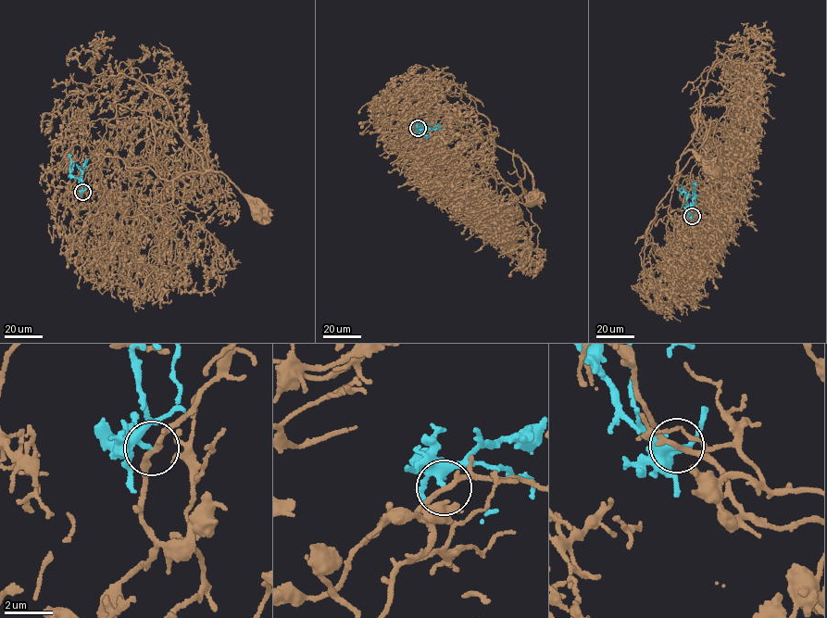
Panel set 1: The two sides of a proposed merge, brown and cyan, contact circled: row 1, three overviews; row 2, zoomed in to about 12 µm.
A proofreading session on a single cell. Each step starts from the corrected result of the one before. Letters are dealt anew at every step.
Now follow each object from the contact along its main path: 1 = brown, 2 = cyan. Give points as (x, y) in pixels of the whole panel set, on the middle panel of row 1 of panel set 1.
1: (418, 128), (453, 126), (483, 145), (493, 143), (517, 155), (532, 173), (538, 197), (533, 198)
2: (418, 128), (424, 124), (422, 129), (418, 129), (426, 138)

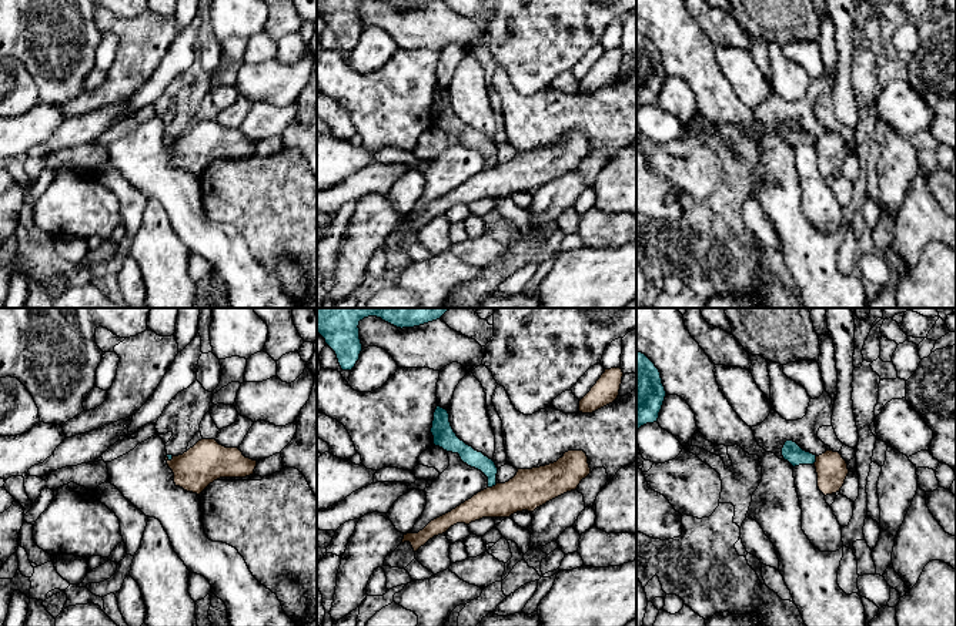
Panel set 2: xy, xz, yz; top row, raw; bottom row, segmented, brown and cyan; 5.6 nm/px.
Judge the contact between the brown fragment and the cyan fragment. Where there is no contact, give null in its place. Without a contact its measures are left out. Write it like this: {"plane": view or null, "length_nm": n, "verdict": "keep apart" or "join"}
{"plane": "xz", "length_nm": 60, "verdict": "keep apart"}

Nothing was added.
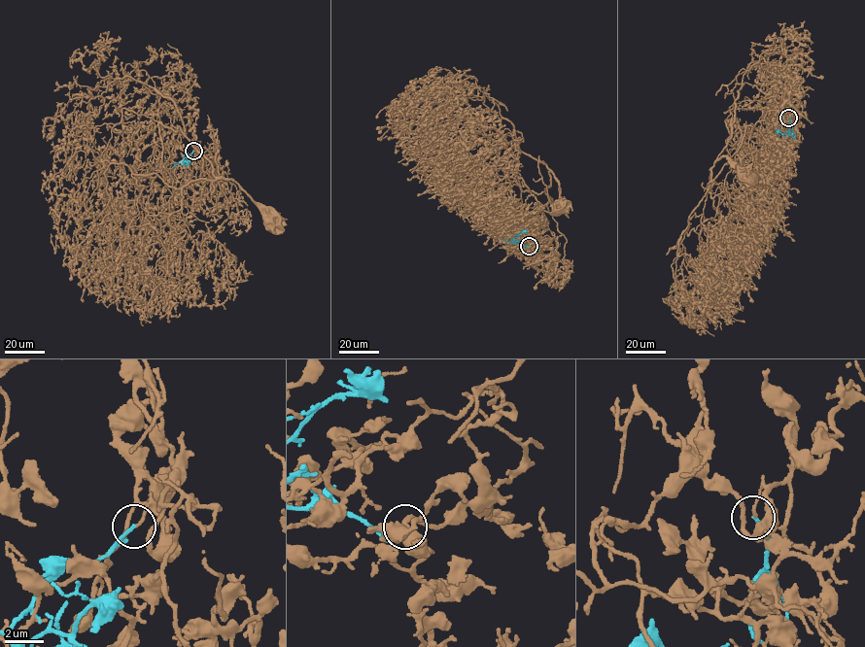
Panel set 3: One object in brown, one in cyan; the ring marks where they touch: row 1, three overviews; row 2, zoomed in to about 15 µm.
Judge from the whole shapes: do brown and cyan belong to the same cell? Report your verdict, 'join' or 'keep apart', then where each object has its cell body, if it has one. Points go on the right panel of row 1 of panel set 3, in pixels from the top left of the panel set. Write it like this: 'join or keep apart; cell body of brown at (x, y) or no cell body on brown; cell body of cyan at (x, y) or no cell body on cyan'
keep apart; cell body of brown at (746, 174); no cell body on cyan

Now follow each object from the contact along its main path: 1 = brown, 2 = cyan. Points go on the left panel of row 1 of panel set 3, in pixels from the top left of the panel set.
1: (193, 151), (217, 153), (212, 193), (214, 181), (231, 180), (269, 218)
2: (193, 151), (186, 155), (181, 162), (190, 159), (190, 162)

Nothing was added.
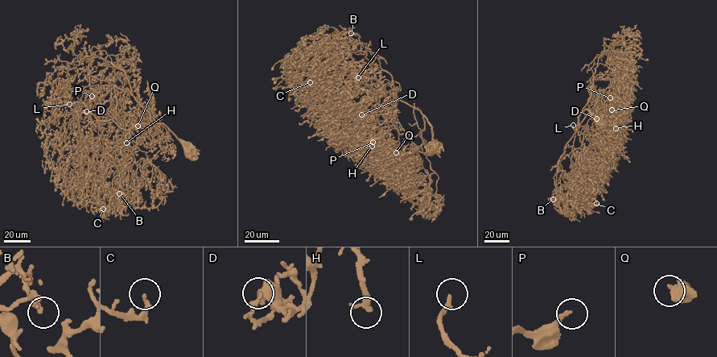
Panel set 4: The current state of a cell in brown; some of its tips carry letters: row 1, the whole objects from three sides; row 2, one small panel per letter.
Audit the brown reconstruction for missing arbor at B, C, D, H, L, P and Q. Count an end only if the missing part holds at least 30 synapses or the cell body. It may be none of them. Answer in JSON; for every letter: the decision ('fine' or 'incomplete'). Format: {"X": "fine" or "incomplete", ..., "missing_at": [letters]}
{"B": "fine", "C": "fine", "D": "fine", "H": "incomplete", "L": "fine", "P": "incomplete", "Q": "fine", "missing_at": ["H", "P"]}

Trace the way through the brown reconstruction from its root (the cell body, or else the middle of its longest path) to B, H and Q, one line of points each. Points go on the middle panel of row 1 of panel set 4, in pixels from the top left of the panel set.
B: (432, 147), (426, 117), (396, 97), (390, 74), (366, 43), (327, 41), (351, 33)
H: (432, 147), (437, 145), (424, 117), (420, 134), (400, 134), (389, 126), (381, 131), (384, 138), (372, 146)
Q: (432, 147), (437, 145), (431, 125), (414, 108), (428, 153), (411, 143), (404, 153), (396, 152)

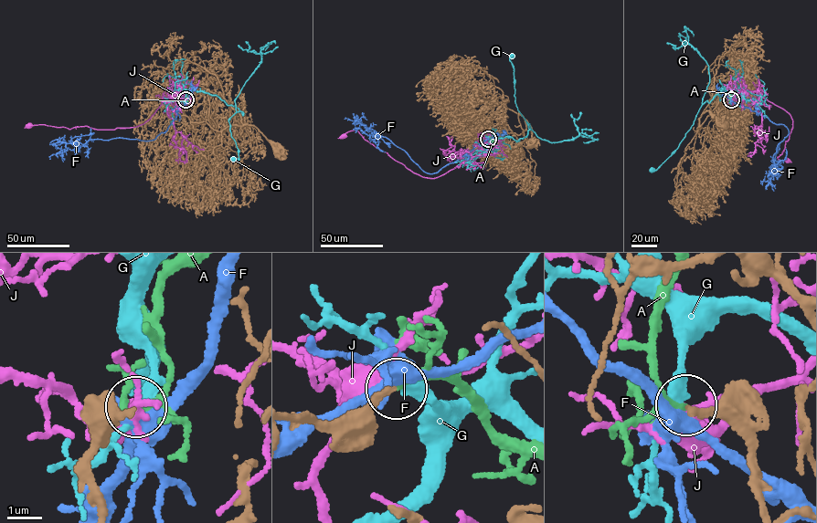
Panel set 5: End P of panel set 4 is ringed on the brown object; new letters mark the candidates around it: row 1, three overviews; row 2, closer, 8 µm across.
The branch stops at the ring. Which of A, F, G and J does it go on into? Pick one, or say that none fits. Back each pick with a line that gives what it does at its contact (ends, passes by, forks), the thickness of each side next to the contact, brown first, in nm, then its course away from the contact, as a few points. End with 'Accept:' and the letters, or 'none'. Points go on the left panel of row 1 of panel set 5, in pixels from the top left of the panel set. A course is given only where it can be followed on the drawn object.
A: It forks there. Thickness 180 nm (brown) against 130 nm
Accept: A

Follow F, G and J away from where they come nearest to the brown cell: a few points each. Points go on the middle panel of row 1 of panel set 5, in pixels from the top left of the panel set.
F: (488, 139), (455, 162), (429, 173), (404, 150), (369, 128), (377, 136), (378, 149), (385, 151)
G: (489, 139), (509, 136), (516, 141), (525, 137), (529, 130), (514, 102), (514, 69), (510, 59), (512, 56)
J: (488, 139), (474, 159), (433, 178), (414, 173), (356, 130), (348, 131), (344, 136)

